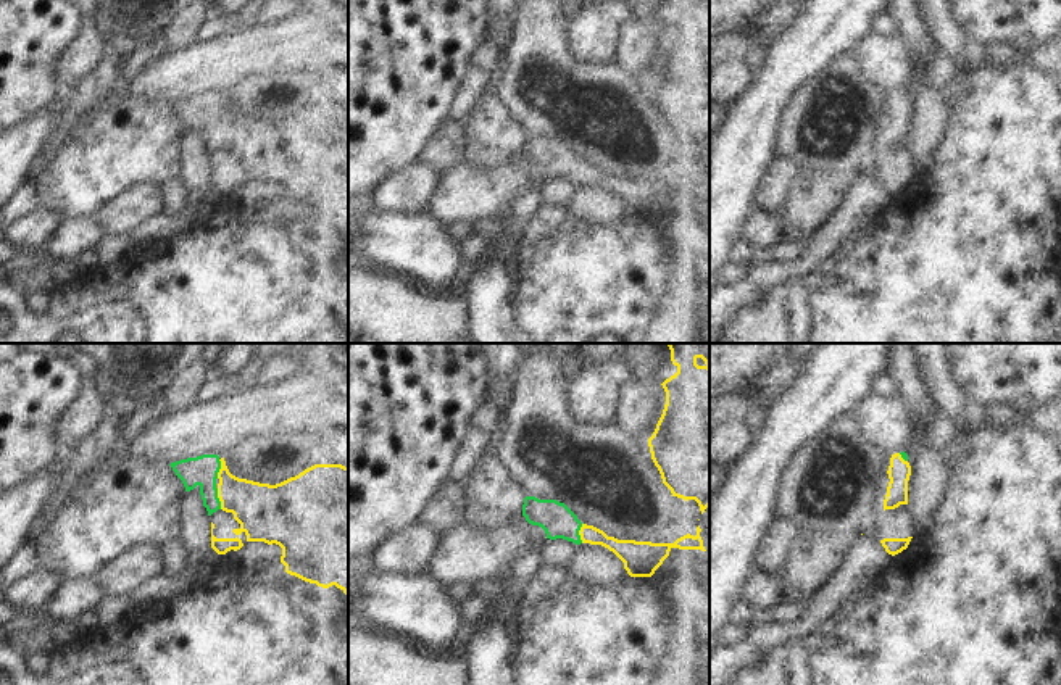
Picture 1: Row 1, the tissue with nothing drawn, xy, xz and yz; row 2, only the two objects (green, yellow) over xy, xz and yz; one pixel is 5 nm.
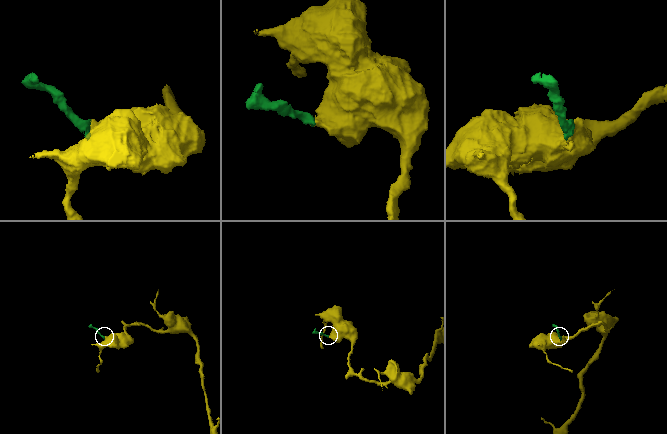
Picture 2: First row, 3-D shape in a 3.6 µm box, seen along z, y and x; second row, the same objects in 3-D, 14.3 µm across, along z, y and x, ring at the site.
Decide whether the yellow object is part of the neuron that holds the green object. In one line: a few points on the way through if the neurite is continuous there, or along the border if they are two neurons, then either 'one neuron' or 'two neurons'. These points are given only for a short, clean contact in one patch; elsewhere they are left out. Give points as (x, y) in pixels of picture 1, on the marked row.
way xy (203, 469), (207, 487), (218, 498), (245, 498), (265, 513); one neuron

